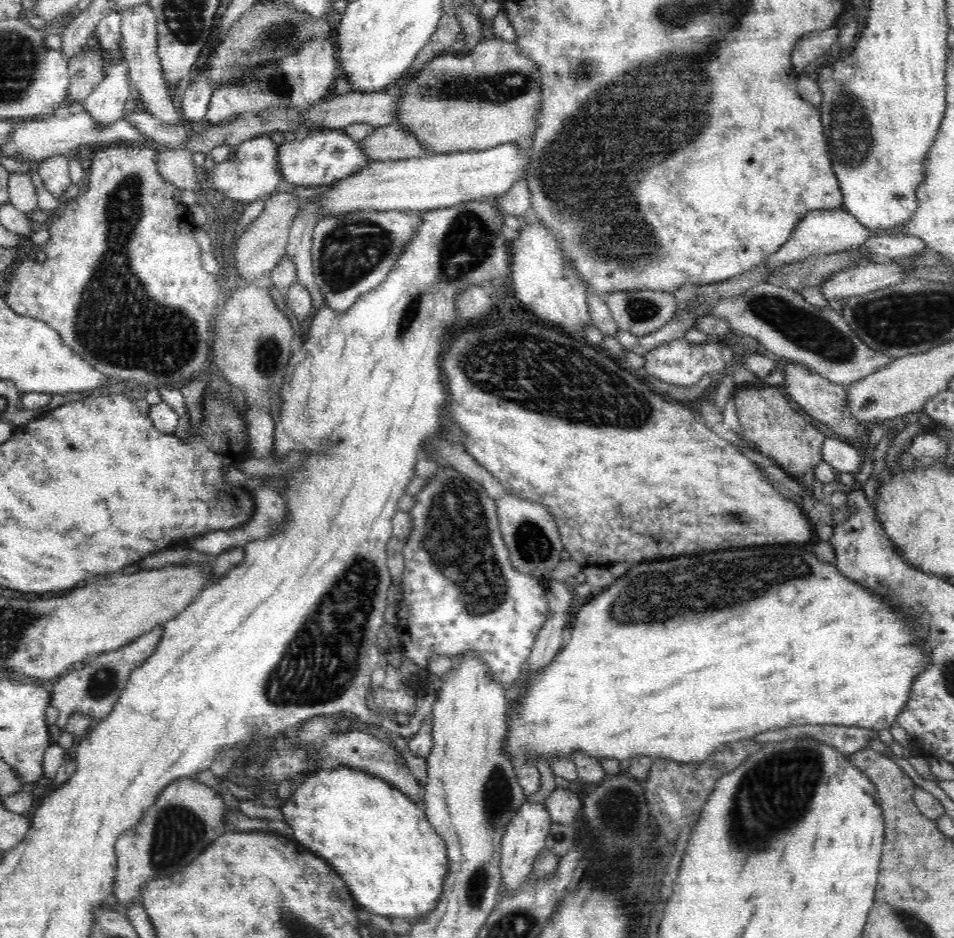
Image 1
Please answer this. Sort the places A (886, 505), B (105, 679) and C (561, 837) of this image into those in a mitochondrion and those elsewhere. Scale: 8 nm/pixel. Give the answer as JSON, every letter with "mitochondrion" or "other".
{"A":"other","B":"mitochondrion","C":"mitochondrion"}

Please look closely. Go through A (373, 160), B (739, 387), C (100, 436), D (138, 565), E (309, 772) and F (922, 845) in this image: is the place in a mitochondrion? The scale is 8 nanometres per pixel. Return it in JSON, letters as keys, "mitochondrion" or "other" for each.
{"A":"other","B":"other","C":"other","D":"other","E":"other","F":"other"}

